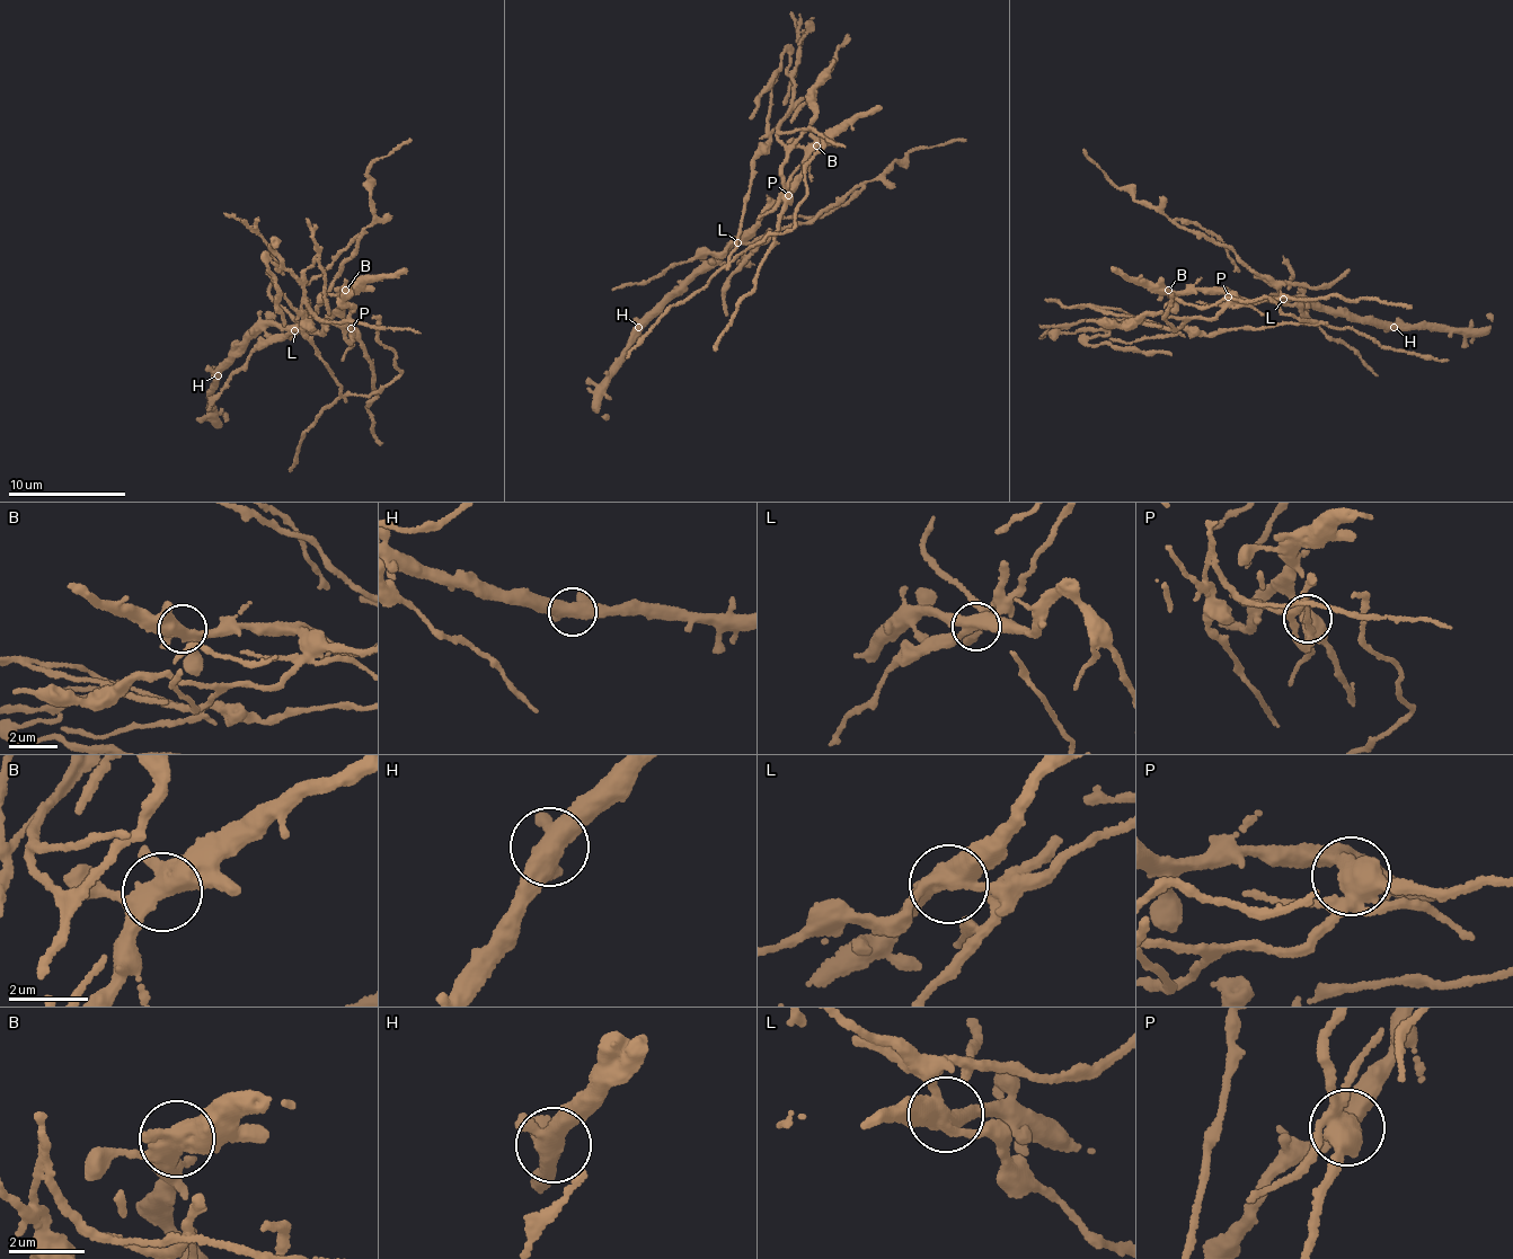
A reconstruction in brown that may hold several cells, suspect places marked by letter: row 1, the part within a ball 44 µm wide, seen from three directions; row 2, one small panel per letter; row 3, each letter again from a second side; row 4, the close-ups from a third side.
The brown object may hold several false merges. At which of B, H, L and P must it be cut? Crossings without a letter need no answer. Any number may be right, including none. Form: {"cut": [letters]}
{"cut": ["L", "P"]}

